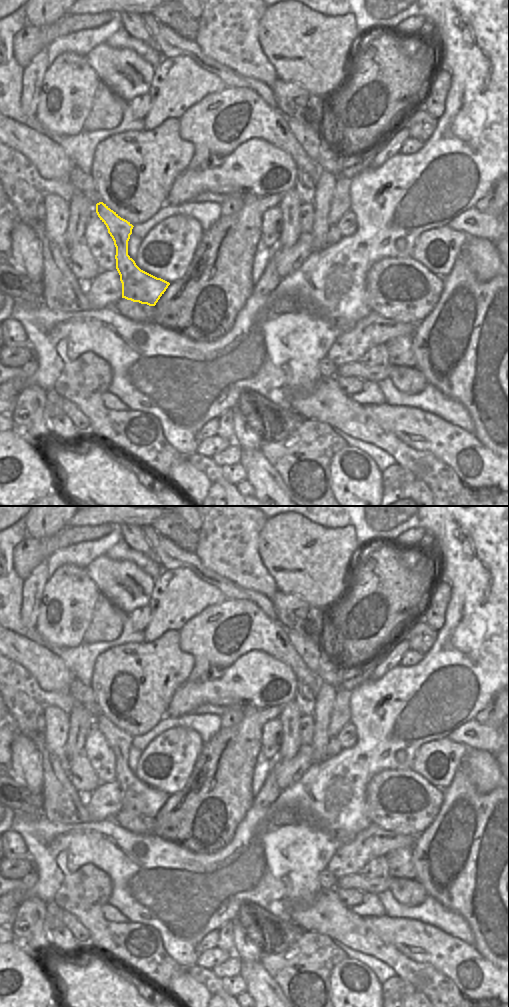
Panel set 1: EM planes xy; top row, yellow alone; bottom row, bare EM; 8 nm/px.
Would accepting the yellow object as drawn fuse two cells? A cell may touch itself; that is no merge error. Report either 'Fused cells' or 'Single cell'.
Single cell

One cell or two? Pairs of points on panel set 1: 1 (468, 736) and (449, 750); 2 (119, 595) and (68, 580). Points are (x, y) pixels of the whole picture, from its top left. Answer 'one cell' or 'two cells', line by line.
1: two cells
2: two cells

